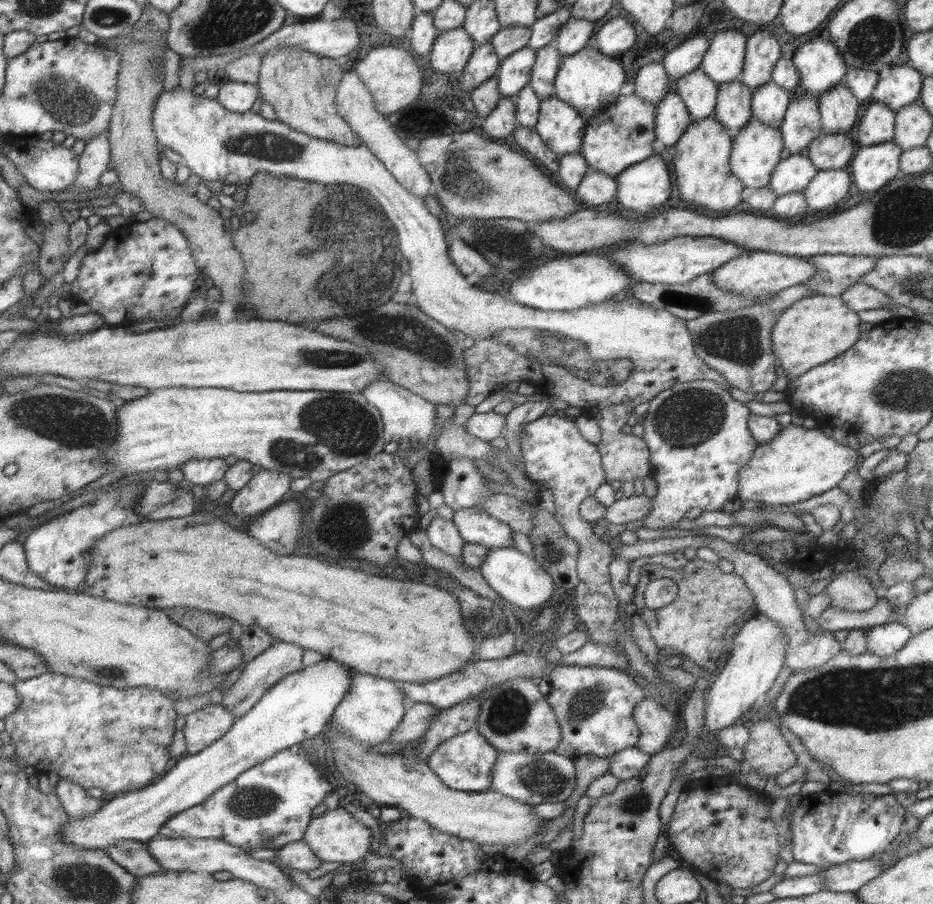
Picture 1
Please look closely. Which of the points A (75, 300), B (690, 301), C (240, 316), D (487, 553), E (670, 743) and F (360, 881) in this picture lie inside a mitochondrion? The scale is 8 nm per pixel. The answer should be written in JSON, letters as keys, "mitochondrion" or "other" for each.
{"A":"other","B":"mitochondrion","C":"other","D":"other","E":"other","F":"other"}

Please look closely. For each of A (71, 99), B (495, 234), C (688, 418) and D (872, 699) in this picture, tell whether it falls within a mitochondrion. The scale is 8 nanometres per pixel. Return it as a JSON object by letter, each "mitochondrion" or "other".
{"A":"mitochondrion","B":"mitochondrion","C":"mitochondrion","D":"mitochondrion"}

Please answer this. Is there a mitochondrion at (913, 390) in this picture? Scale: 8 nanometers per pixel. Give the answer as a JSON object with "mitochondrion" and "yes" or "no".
{"mitochondrion":"yes"}

